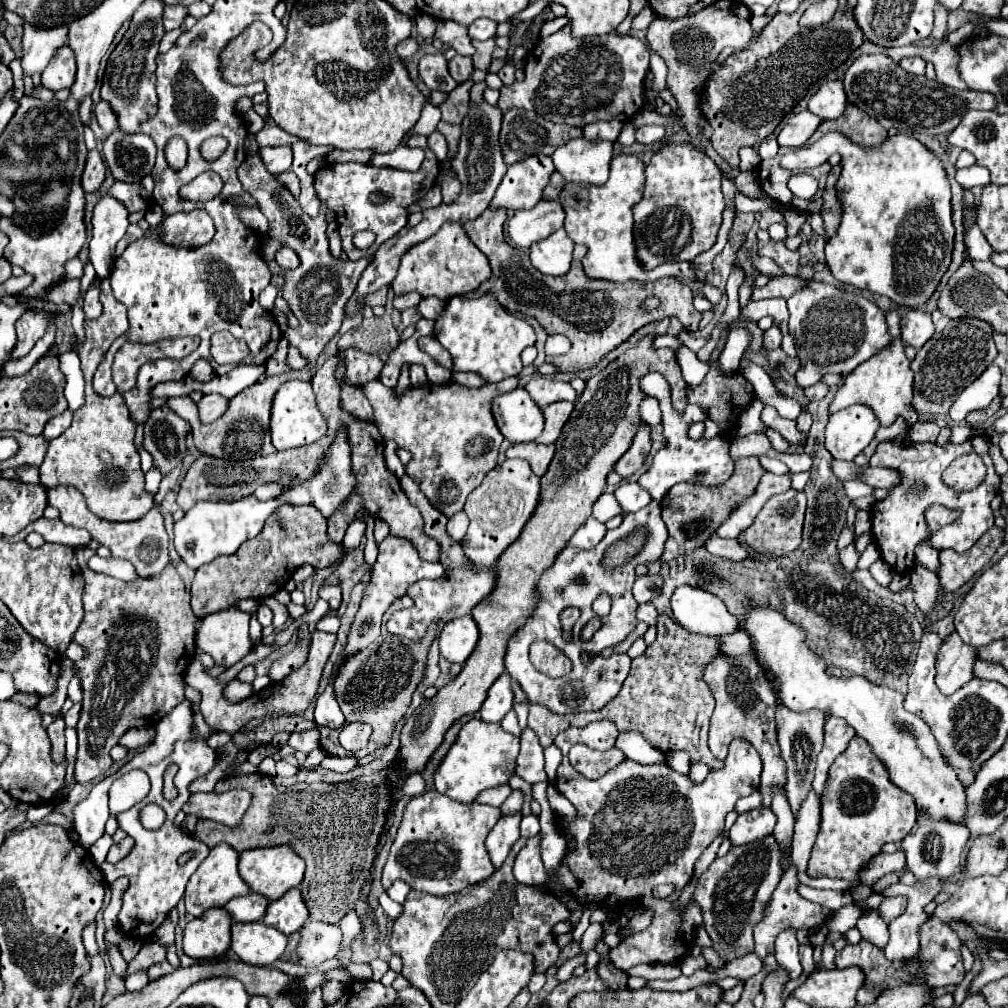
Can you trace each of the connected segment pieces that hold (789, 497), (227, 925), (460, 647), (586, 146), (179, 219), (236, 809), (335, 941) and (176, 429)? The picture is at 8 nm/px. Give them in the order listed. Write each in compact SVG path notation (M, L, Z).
M789 489L785 493L779 493L771 497L759 515L755 517L753 525L749 525L745 531L739 533L737 541L745 547L751 549L757 557L771 555L771 557L783 557L791 551L795 551L801 545L801 527L803 527L803 515L805 515L805 493Z
M225 909L205 911L185 927L183 951L193 959L217 959L231 945L231 917Z
M471 615L453 619L441 629L439 649L451 663L465 663L479 641L479 629Z
M583 137L571 139L553 155L555 169L567 183L603 185L609 179L609 163L613 157L611 141L587 141Z
M189 211L189 213L175 213L165 217L159 225L163 233L163 241L175 247L199 247L211 241L216 231L213 219L205 211Z
M233 789L223 793L193 793L189 801L183 805L183 811L199 819L211 819L227 827L237 827L249 803L251 793L244 789Z
M307 921L301 929L301 941L297 947L299 963L307 969L317 969L323 961L329 961L339 953L339 943L339 925Z
M167 405L151 411L145 423L143 447L151 453L153 465L161 471L161 475L167 475L181 465L187 453L185 441L189 433L189 423L175 415L175 411L171 411Z

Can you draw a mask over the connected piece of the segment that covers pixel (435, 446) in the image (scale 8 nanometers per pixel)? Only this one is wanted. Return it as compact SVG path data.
M517 377L489 383L479 389L455 381L423 387L409 387L403 395L385 387L379 379L367 383L363 393L375 409L375 425L383 439L393 439L411 453L405 473L417 481L425 497L447 517L463 509L467 495L481 485L483 477L497 465L501 431L491 415L491 401L517 387Z

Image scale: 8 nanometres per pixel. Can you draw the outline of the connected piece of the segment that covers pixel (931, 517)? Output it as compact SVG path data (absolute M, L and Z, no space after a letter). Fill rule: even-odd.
M931 505L927 509L927 525L929 527L945 527L947 523L953 523L953 519L957 519L959 513L951 511L943 505Z

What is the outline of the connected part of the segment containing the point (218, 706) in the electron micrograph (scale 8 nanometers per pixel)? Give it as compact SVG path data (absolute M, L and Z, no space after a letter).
M315 631L311 635L309 657L303 663L303 667L299 667L299 671L293 671L287 679L271 683L271 687L265 687L263 691L259 691L259 693L255 693L255 695L239 701L239 703L229 703L225 699L225 687L227 687L227 683L221 683L217 677L209 675L201 661L193 661L189 665L185 681L187 681L189 687L193 687L195 691L201 693L201 697L203 697L201 699L201 713L203 713L207 725L211 729L217 729L217 731L235 733L235 731L241 731L247 725L247 721L251 721L251 719L263 719L263 717L279 715L279 713L287 713L287 715L299 715L299 713L303 713L309 707L309 703L313 701L313 697L317 695L321 671L323 671L323 665L327 663L327 657L331 655L335 639L337 639L337 635L333 635L333 633Z

